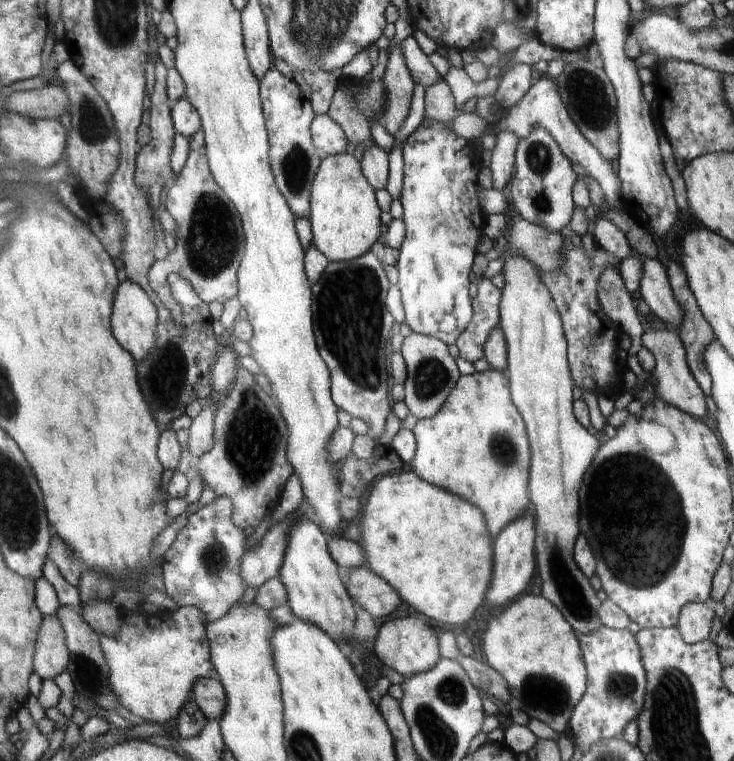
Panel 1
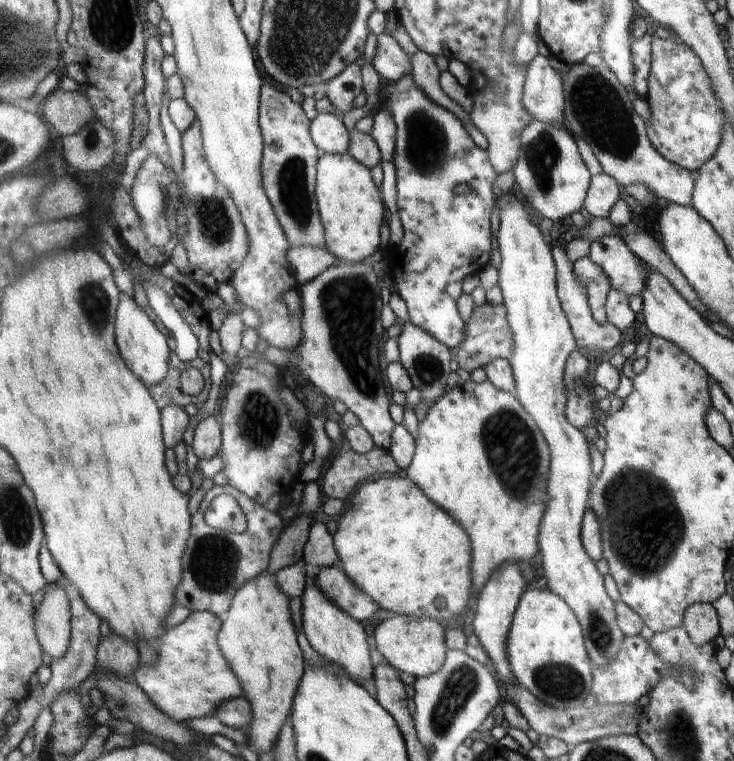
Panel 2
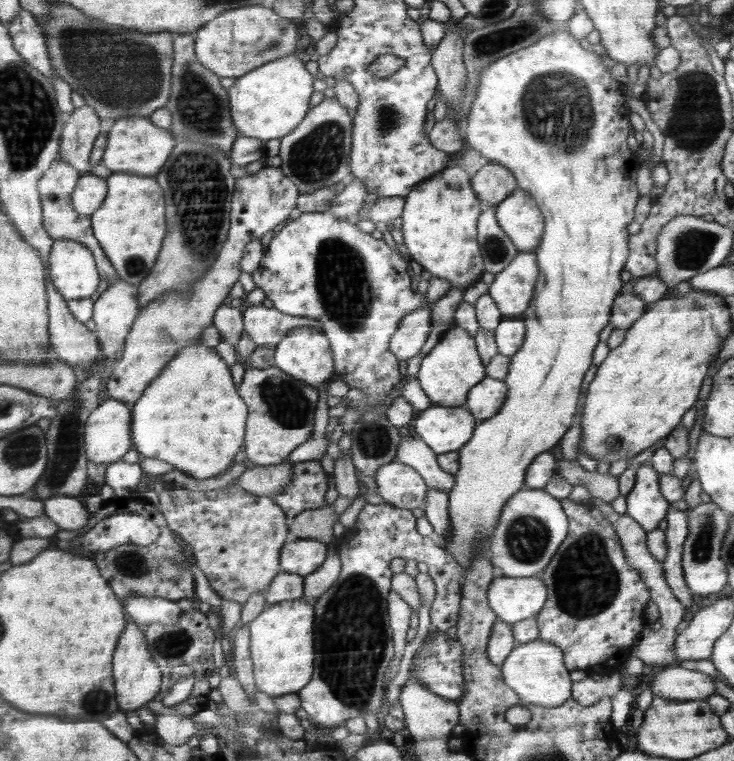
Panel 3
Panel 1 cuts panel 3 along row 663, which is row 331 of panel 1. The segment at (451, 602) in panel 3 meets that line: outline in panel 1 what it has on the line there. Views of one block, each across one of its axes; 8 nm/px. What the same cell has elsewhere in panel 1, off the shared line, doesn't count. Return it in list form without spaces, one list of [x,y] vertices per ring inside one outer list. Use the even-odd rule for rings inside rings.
[[[368,252],[352,261],[329,261],[322,276],[311,283],[312,322],[318,354],[330,373],[330,392],[338,408],[352,418],[360,418],[368,426],[373,439],[384,432],[388,414],[396,414],[396,398],[392,397],[392,368],[389,366],[388,346],[392,346],[392,326],[396,314],[388,310],[388,294],[392,294],[392,278],[388,278],[388,266],[380,260],[380,254]]]

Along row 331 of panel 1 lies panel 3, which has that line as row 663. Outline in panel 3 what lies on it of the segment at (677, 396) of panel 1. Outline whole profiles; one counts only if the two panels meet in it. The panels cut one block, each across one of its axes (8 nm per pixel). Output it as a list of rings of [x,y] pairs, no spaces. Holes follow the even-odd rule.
[[[591,497],[587,503],[598,508],[615,526],[619,534],[620,542],[622,542],[622,548],[624,548],[624,552],[626,553],[628,564],[639,573],[639,576],[642,577],[647,588],[651,590],[651,598],[660,611],[659,621],[662,623],[662,628],[657,632],[652,632],[652,630],[645,631],[642,639],[634,645],[632,657],[640,657],[646,664],[663,666],[663,668],[677,664],[676,658],[674,658],[674,641],[677,636],[676,627],[684,620],[686,607],[673,596],[671,587],[667,584],[667,580],[665,579],[663,562],[658,561],[657,558],[652,556],[652,553],[648,551],[648,545],[646,545],[647,531],[642,528],[640,523],[630,518],[626,513],[616,513],[614,509],[612,509],[610,502],[598,497]]]

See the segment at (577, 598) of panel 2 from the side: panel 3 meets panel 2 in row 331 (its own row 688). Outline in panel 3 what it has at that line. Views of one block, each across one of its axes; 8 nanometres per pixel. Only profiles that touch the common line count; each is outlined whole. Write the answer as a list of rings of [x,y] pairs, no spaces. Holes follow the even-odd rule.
[[[534,640],[515,647],[515,650],[508,655],[508,658],[502,663],[503,680],[507,683],[524,703],[537,706],[555,708],[560,707],[571,699],[571,692],[574,688],[574,682],[570,679],[570,670],[562,662],[563,649],[559,645],[549,643],[548,641]]]

